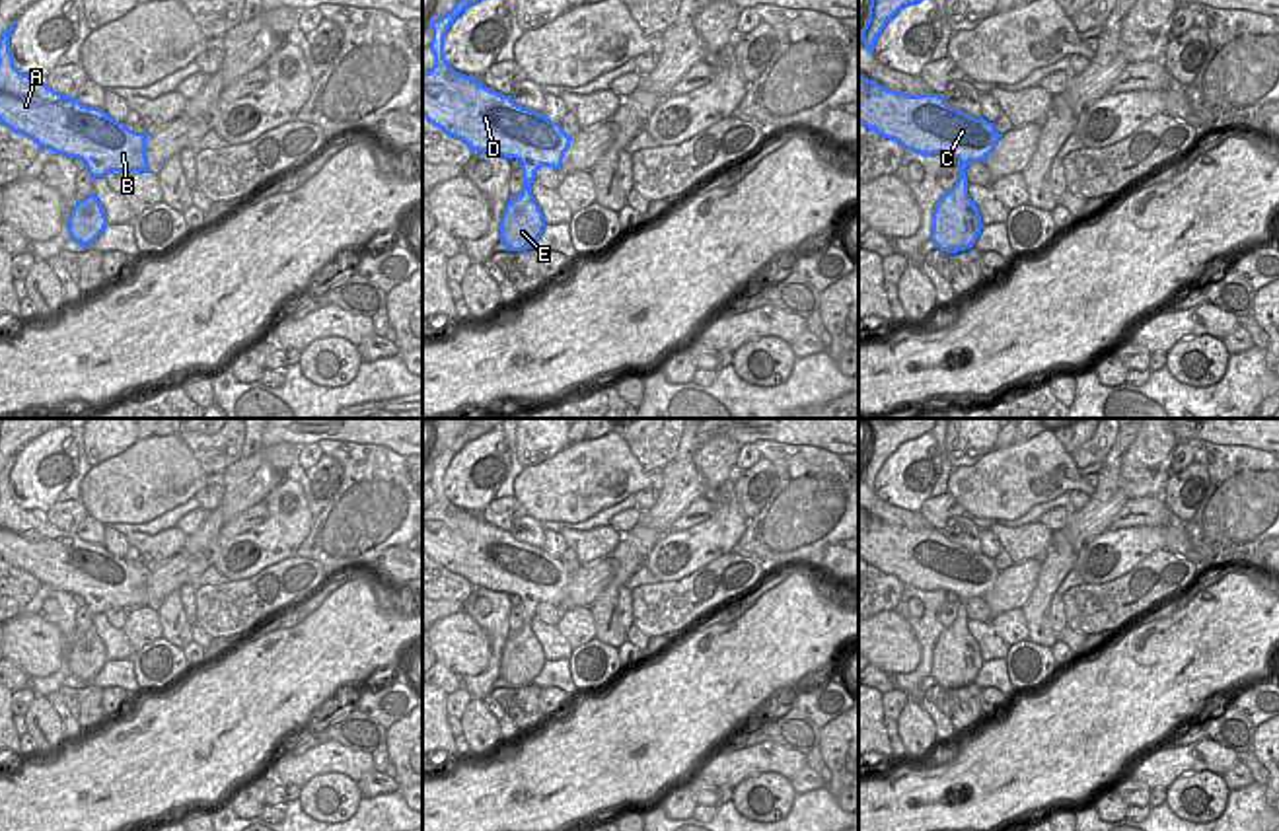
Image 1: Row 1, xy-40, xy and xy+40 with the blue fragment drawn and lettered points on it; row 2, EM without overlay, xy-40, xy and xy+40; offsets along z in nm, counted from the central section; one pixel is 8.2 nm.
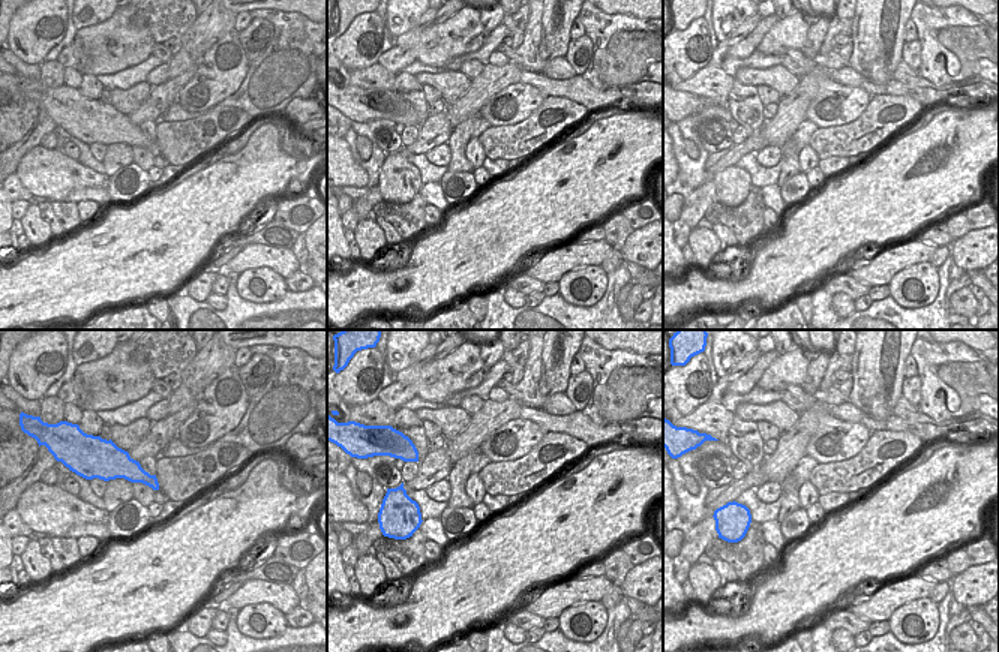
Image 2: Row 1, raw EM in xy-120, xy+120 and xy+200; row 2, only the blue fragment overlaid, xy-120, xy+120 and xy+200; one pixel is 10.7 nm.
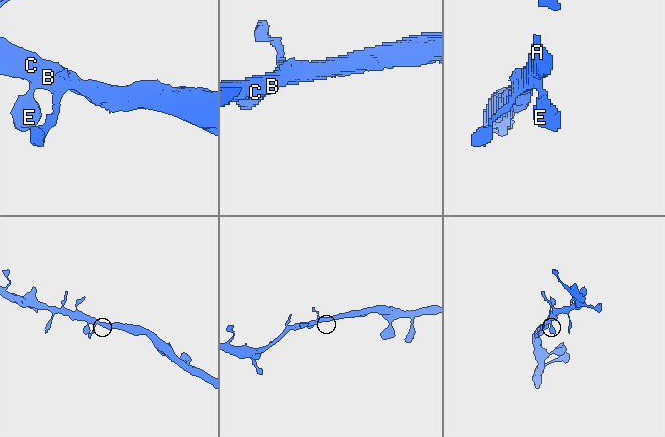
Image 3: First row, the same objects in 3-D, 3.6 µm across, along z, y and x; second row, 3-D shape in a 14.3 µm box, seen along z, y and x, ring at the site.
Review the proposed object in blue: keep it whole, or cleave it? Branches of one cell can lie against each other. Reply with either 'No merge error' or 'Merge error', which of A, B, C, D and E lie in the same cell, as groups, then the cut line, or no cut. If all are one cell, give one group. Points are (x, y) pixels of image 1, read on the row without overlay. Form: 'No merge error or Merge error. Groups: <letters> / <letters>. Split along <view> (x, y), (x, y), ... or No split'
No merge error. Groups: A B C D E. No split

